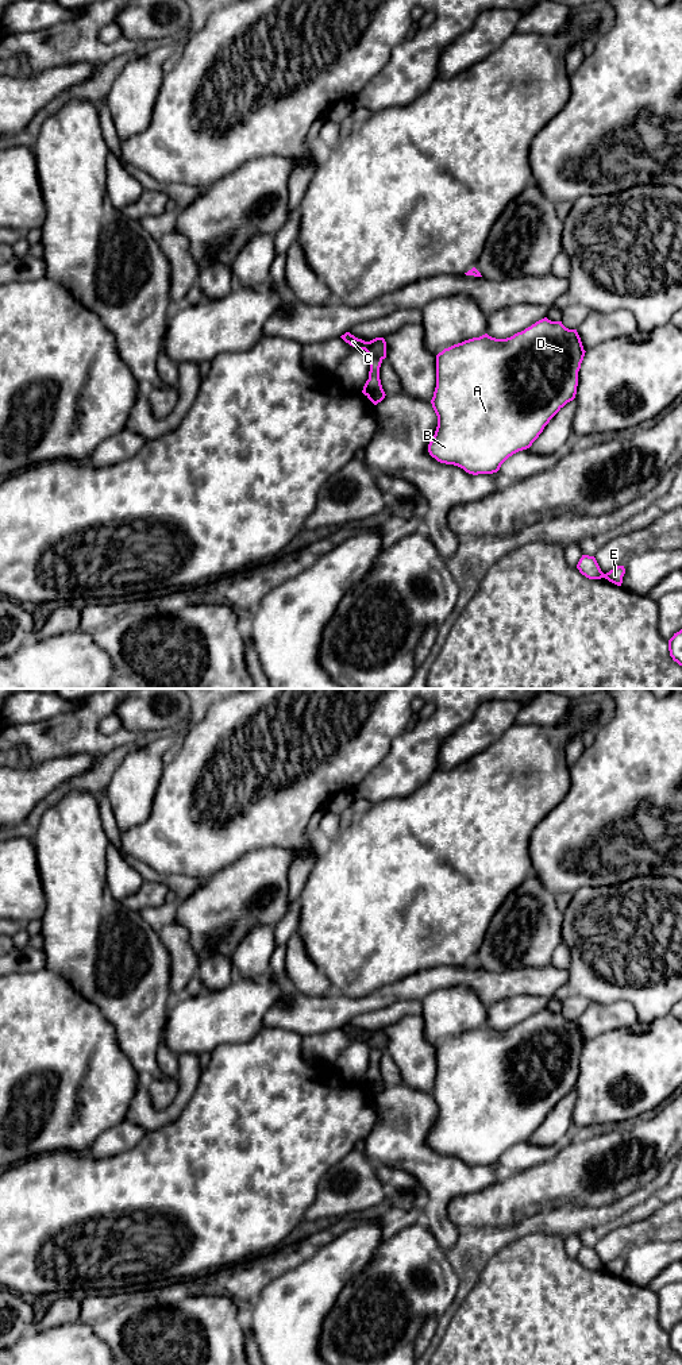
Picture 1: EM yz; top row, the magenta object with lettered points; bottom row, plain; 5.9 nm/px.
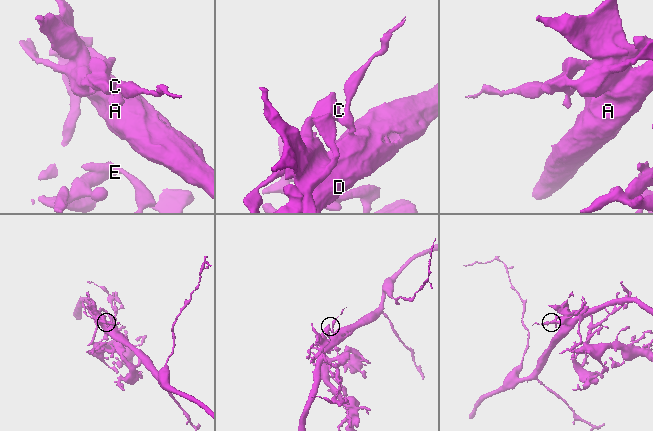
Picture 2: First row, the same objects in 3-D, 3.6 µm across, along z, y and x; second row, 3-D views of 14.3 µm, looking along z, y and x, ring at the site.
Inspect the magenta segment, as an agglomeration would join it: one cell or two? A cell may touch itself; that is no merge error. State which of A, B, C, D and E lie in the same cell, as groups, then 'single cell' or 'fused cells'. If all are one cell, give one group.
A B D / C E; fused cells

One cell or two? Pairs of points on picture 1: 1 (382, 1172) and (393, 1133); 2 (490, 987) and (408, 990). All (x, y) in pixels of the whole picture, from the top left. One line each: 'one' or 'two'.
1: two
2: one

